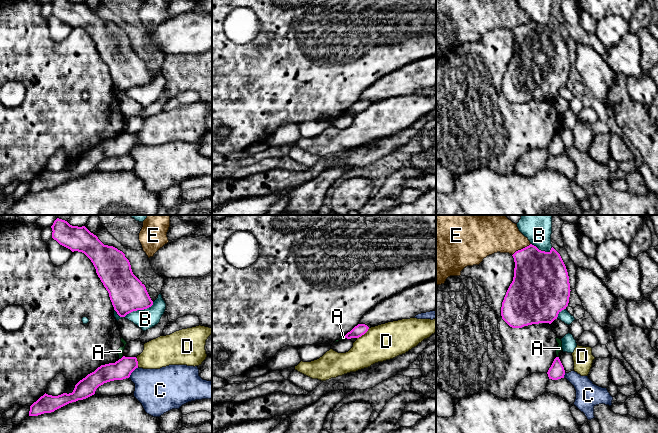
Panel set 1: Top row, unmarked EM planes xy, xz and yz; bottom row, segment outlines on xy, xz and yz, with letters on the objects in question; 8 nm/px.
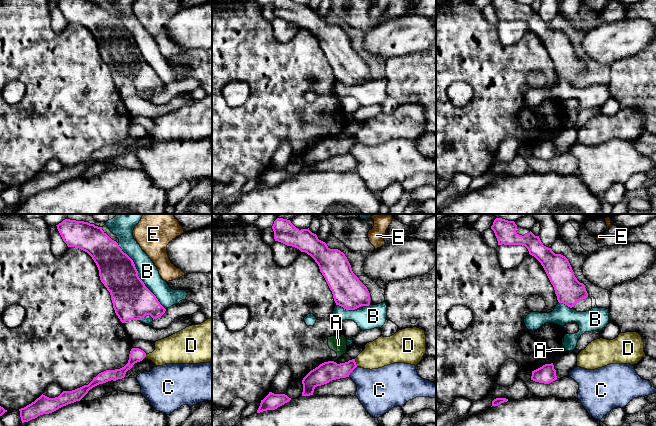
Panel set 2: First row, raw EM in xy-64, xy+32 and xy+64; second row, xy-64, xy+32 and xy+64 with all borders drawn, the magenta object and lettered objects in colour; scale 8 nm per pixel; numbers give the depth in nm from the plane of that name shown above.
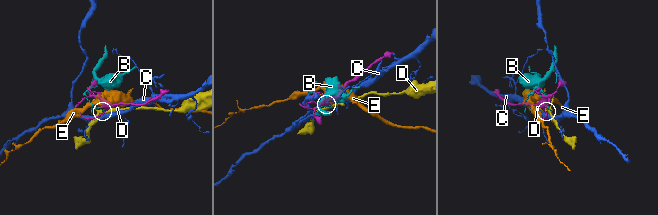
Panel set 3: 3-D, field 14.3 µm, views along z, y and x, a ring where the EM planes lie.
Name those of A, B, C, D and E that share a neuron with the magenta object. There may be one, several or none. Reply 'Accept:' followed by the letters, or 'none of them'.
Accept: none of them

